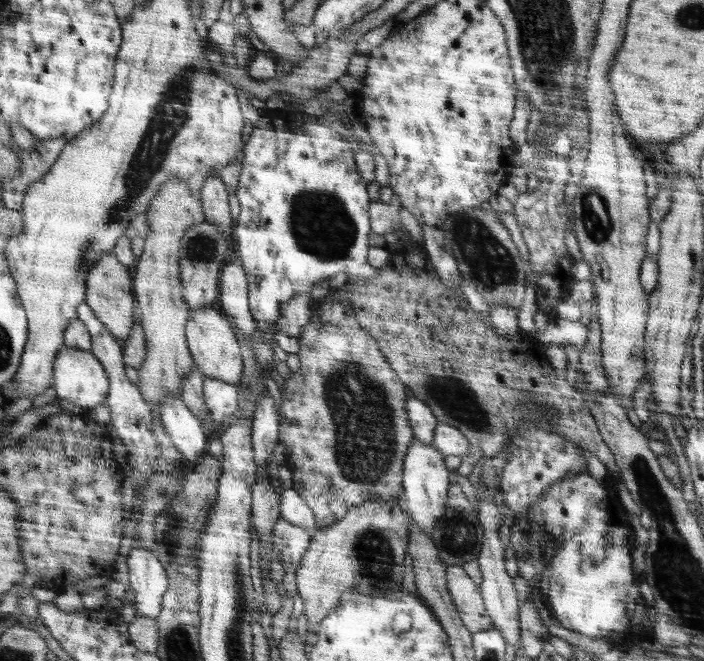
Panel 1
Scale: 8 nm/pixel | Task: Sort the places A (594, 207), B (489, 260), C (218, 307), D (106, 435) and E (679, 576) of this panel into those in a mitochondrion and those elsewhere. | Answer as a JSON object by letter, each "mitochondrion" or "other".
{"A":"mitochondrion","B":"mitochondrion","C":"other","D":"other","E":"mitochondrion"}

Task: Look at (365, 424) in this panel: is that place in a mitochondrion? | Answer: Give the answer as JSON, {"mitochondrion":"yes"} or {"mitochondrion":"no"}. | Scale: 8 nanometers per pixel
{"mitochondrion":"yes"}

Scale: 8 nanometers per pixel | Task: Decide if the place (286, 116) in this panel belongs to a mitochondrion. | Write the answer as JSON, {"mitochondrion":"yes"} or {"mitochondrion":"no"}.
{"mitochondrion":"no"}

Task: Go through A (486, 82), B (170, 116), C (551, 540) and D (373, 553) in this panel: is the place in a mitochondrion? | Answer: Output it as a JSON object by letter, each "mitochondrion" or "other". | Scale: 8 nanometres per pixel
{"A":"other","B":"mitochondrion","C":"other","D":"mitochondrion"}

